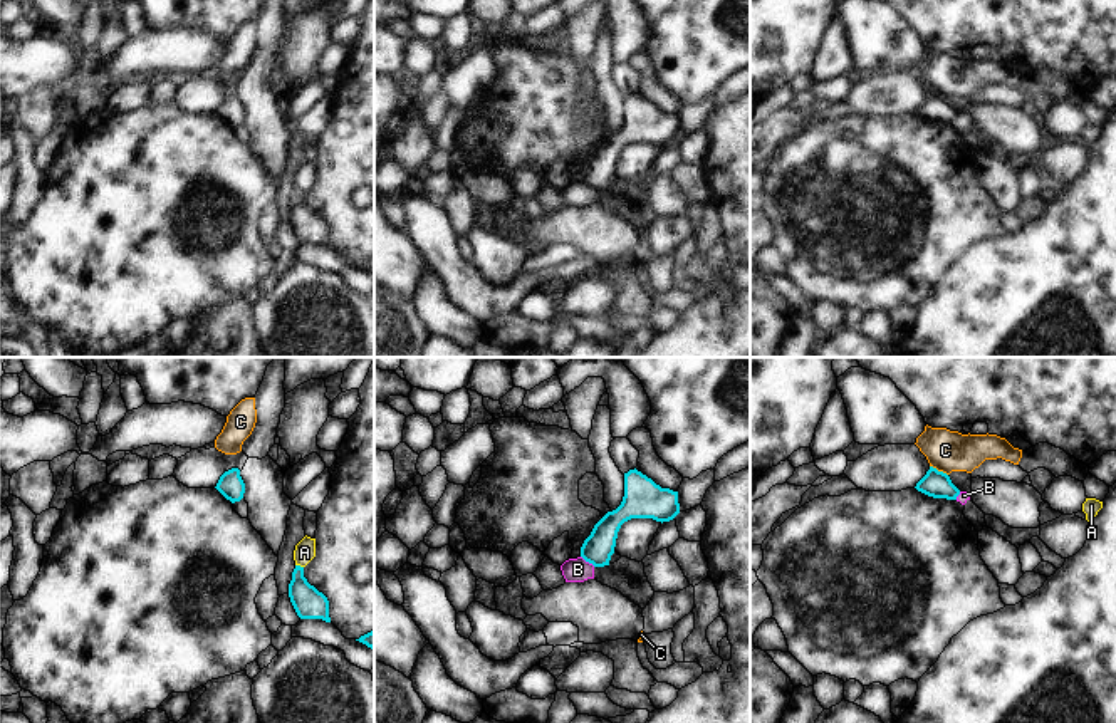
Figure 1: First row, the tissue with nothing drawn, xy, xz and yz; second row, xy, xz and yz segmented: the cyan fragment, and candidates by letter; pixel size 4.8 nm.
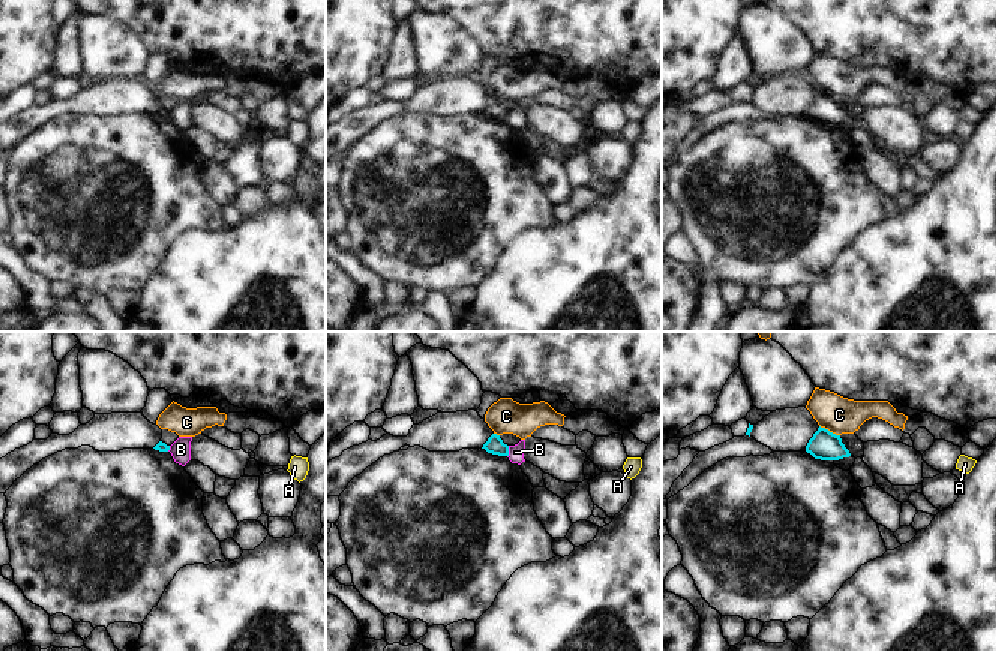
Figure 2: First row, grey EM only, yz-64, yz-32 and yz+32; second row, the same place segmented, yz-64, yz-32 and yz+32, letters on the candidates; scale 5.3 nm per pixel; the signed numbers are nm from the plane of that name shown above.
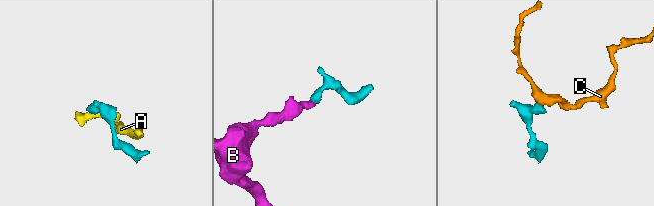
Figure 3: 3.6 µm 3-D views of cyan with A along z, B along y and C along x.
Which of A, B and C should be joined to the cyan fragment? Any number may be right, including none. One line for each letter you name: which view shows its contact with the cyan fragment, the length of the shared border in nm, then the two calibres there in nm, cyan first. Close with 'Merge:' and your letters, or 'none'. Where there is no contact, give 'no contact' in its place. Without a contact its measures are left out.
Merge: none

